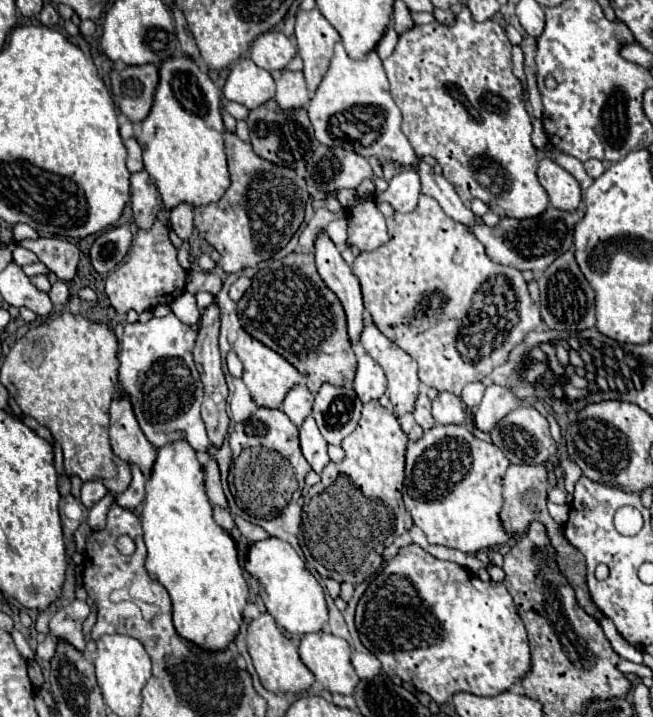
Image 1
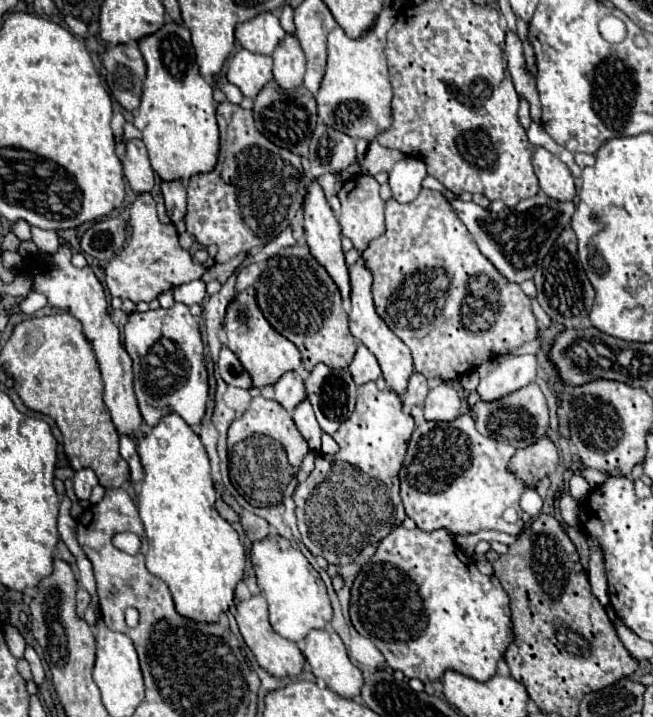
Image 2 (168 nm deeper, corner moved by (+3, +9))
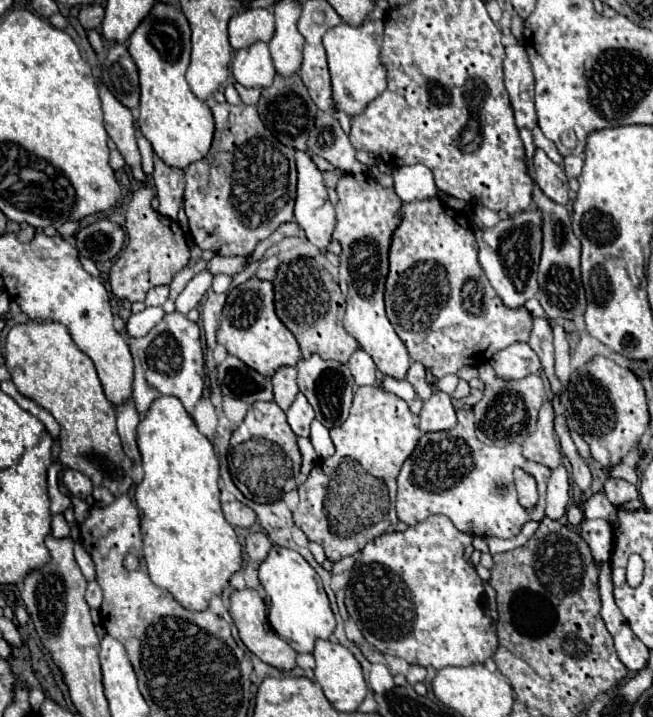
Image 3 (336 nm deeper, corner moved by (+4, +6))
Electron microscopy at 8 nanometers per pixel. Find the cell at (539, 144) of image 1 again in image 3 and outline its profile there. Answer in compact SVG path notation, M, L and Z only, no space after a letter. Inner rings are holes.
M524 45L506 47L504 85L510 95L516 127L534 129L538 125L534 111L534 75Z

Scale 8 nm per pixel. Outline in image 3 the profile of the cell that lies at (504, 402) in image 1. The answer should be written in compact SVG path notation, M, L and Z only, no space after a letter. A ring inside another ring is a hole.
M516 343L508 349L502 349L496 353L496 357L492 357L490 365L502 379L522 379L530 373L540 373L542 369L538 355L528 343Z

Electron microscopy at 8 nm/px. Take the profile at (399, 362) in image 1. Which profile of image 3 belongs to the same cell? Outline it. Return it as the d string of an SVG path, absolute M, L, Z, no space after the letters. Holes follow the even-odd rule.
M348 173L344 175L336 185L340 201L336 203L336 229L332 233L332 241L338 241L342 245L340 257L340 279L346 279L346 317L344 317L344 329L360 343L360 347L374 359L376 367L384 375L392 375L396 379L404 379L406 371L410 367L410 355L404 347L402 339L396 335L392 323L386 317L384 311L384 281L388 277L388 249L392 243L392 233L396 231L396 225L400 225L400 209L402 201L396 197L394 187L382 187L376 183L376 179L368 173Z

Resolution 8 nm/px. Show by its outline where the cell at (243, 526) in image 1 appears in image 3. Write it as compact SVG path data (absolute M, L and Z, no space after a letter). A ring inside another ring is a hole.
M252 533L252 535L246 537L246 553L248 553L250 561L254 561L254 563L260 565L268 557L270 549L272 549L272 543L270 543L268 535L264 535L264 533Z

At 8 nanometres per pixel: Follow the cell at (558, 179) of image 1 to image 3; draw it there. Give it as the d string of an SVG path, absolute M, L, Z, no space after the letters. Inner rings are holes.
M536 149L534 155L534 169L536 169L536 183L538 187L556 203L566 205L568 203L568 177L562 169L562 165L548 159L548 155L542 149Z

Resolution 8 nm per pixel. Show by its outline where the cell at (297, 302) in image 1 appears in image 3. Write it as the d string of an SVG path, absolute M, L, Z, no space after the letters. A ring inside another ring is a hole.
M298 257L282 261L278 275L272 283L276 295L274 297L276 313L280 321L298 339L302 355L310 357L312 353L318 353L324 359L348 363L350 355L358 349L358 341L342 327L346 301L332 275L316 259Z

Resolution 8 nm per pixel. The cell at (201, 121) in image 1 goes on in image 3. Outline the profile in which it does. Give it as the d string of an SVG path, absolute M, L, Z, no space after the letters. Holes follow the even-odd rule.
M156 1L154 7L150 9L148 17L144 17L144 21L130 35L128 51L140 73L138 125L140 125L142 135L152 143L154 153L170 167L182 167L182 169L188 167L192 161L204 159L210 149L212 137L214 137L214 119L212 119L212 111L208 109L208 105L190 91L188 83L184 79L184 73L190 63L190 25L188 25L186 15L182 13L182 9L178 5L168 5L168 3Z

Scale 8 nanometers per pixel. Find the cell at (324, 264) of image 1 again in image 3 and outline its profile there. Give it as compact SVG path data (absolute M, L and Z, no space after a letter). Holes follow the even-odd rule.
M296 151L296 169L298 169L298 191L296 191L294 219L304 229L308 241L314 243L322 253L326 253L326 247L330 243L330 235L336 227L336 215L334 215L332 203L328 201L322 171L316 167L316 163L312 161L312 157L306 151Z

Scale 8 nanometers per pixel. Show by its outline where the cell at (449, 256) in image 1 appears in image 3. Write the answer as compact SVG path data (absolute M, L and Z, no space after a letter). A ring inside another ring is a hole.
M438 199L404 203L402 223L396 229L390 247L390 273L386 279L384 299L388 319L398 337L404 341L410 357L420 361L424 367L430 367L432 375L438 379L448 373L456 373L466 365L478 367L488 363L500 349L518 341L528 341L532 331L532 315L526 309L508 309L492 285L488 285L488 279L478 263L476 237L468 217L448 205L442 205Z

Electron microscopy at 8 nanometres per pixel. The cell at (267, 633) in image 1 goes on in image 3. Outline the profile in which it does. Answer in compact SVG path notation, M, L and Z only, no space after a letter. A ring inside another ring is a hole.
M240 589L240 591L232 591L230 595L230 617L234 621L234 625L238 627L238 633L240 633L240 639L242 643L258 657L262 659L264 663L270 663L278 669L292 669L296 665L296 651L284 641L280 639L268 625L268 619L266 619L266 605L264 605L264 599L258 595L258 591L254 589Z

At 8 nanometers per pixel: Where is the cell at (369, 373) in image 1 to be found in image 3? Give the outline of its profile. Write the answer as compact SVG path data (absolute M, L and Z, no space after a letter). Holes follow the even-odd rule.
M356 349L348 361L356 385L376 385L376 365L364 349Z

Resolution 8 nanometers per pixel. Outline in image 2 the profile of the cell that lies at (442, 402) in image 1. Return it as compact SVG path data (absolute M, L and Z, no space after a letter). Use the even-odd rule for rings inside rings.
M441 384L433 390L429 390L423 412L425 412L427 420L435 420L435 422L453 420L461 414L461 398L453 386Z

